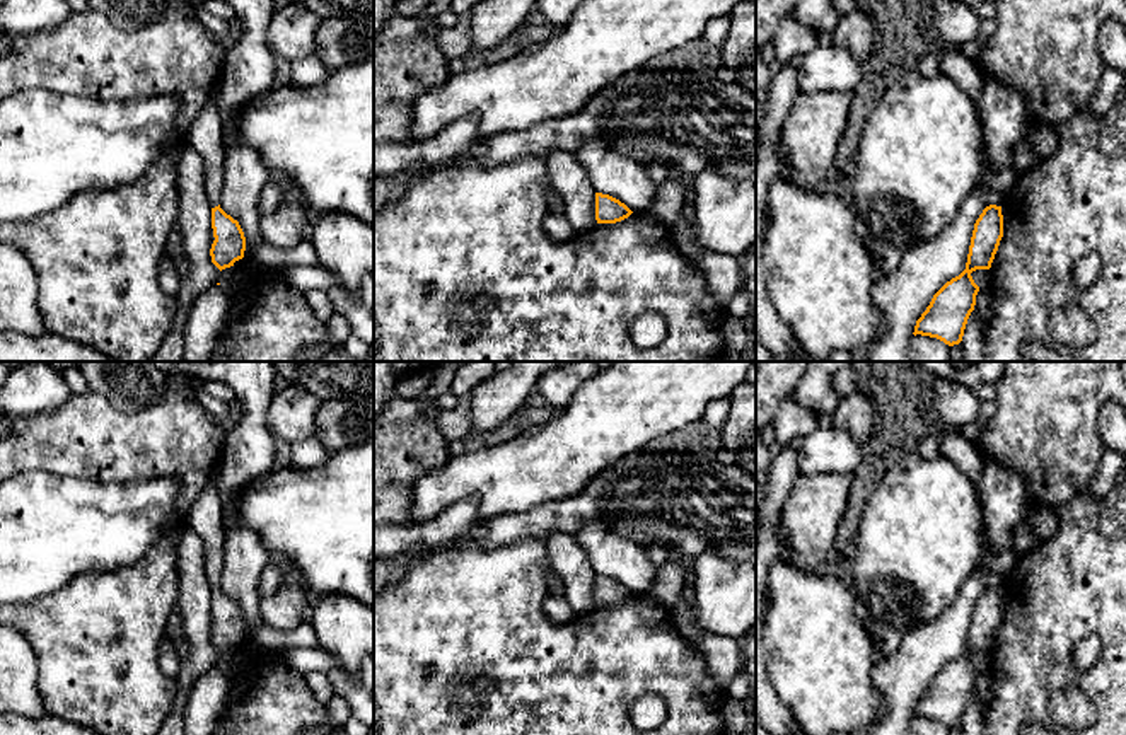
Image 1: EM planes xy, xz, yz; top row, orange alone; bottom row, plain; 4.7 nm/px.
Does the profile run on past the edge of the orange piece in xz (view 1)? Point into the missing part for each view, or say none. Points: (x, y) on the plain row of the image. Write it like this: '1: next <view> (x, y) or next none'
1: next none

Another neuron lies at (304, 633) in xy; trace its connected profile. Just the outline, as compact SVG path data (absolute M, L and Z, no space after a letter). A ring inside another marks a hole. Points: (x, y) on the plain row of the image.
M148 362L165 375L213 380L225 384L242 404L244 421L225 435L220 457L218 489L223 510L223 571L220 590L239 604L244 619L244 641L263 650L285 651L293 646L317 646L317 638L305 614L293 631L275 629L261 616L259 575L271 561L259 535L227 522L227 510L251 484L270 474L278 464L275 435L268 426L268 408L275 394L273 362Z

